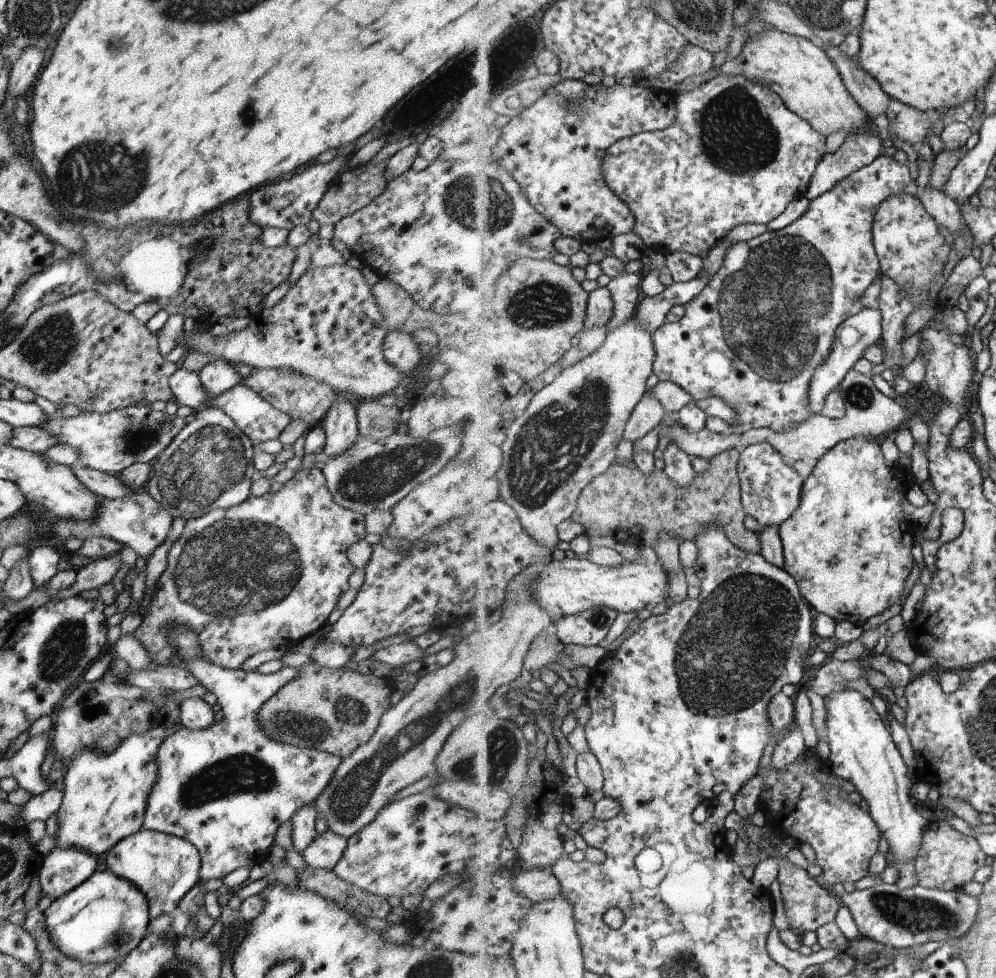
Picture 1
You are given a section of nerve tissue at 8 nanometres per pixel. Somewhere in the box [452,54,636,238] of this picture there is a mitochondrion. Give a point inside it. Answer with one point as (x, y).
(567, 103)

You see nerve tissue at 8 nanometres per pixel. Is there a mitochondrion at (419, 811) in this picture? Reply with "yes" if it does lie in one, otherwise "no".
yes

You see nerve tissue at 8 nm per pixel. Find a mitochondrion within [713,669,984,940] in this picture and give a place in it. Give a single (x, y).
(916, 915)

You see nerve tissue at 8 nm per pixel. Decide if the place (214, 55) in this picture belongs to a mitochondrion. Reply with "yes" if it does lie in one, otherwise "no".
no

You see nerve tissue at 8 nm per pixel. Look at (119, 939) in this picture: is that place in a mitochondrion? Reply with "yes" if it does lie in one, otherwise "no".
yes

